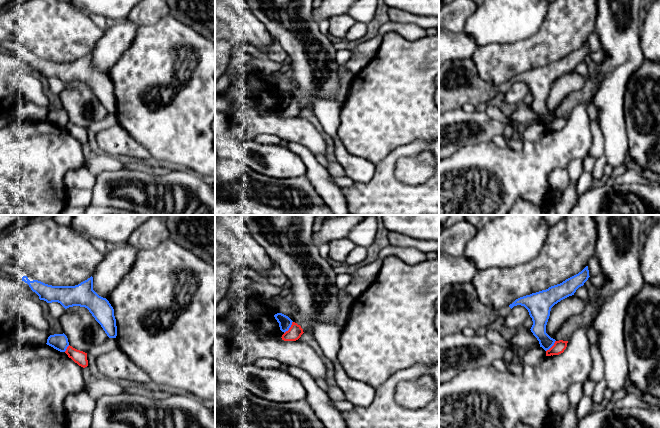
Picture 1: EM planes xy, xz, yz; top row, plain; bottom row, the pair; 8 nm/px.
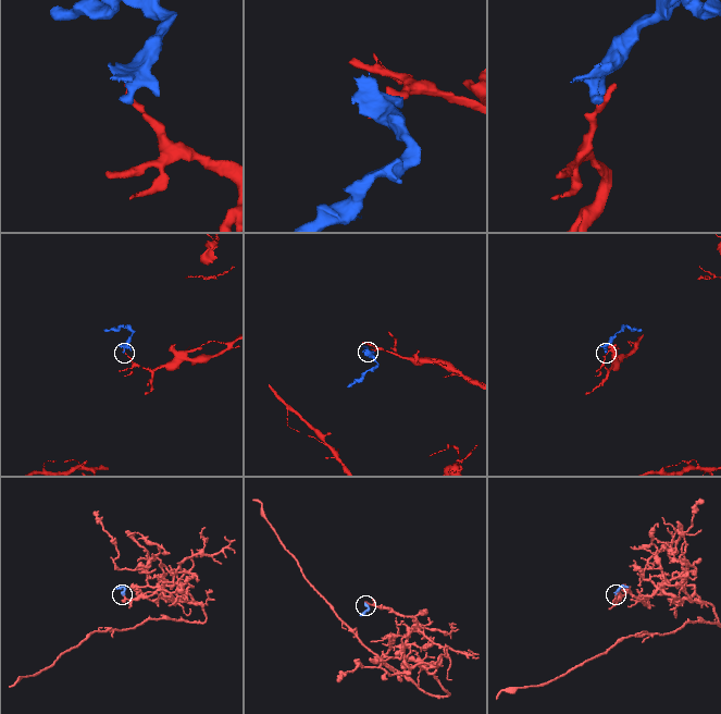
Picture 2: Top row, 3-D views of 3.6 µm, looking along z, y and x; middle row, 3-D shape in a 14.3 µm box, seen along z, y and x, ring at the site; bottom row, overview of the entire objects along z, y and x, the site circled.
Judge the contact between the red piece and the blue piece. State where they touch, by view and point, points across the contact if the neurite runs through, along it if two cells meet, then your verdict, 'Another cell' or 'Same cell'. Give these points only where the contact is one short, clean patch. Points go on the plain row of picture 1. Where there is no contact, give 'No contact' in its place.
Touches red at xz (290, 103). Boundary: xz (292, 97), (292, 100), (284, 109). Another cell

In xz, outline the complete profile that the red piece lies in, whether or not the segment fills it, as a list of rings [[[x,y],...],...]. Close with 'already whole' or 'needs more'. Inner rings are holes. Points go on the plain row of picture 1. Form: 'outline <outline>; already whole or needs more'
outline [[[292,98],[292,101],[289,106],[286,107],[281,114],[284,117],[296,117],[301,113],[303,109],[304,108],[301,102],[295,98]]]; already whole

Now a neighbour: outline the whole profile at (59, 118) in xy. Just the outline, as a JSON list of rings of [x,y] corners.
[[[64,109],[50,111],[46,120],[60,128],[65,128],[69,122],[68,114]]]

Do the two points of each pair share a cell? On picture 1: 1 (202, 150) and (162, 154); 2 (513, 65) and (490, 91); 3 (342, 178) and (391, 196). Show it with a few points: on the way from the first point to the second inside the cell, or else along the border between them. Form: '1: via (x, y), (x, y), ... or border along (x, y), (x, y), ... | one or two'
1: via (192, 150), (172, 150) | one
2: border along (477, 70), (481, 78), (497, 86) | two
3: border along (354, 182), (349, 186), (341, 188) | two

